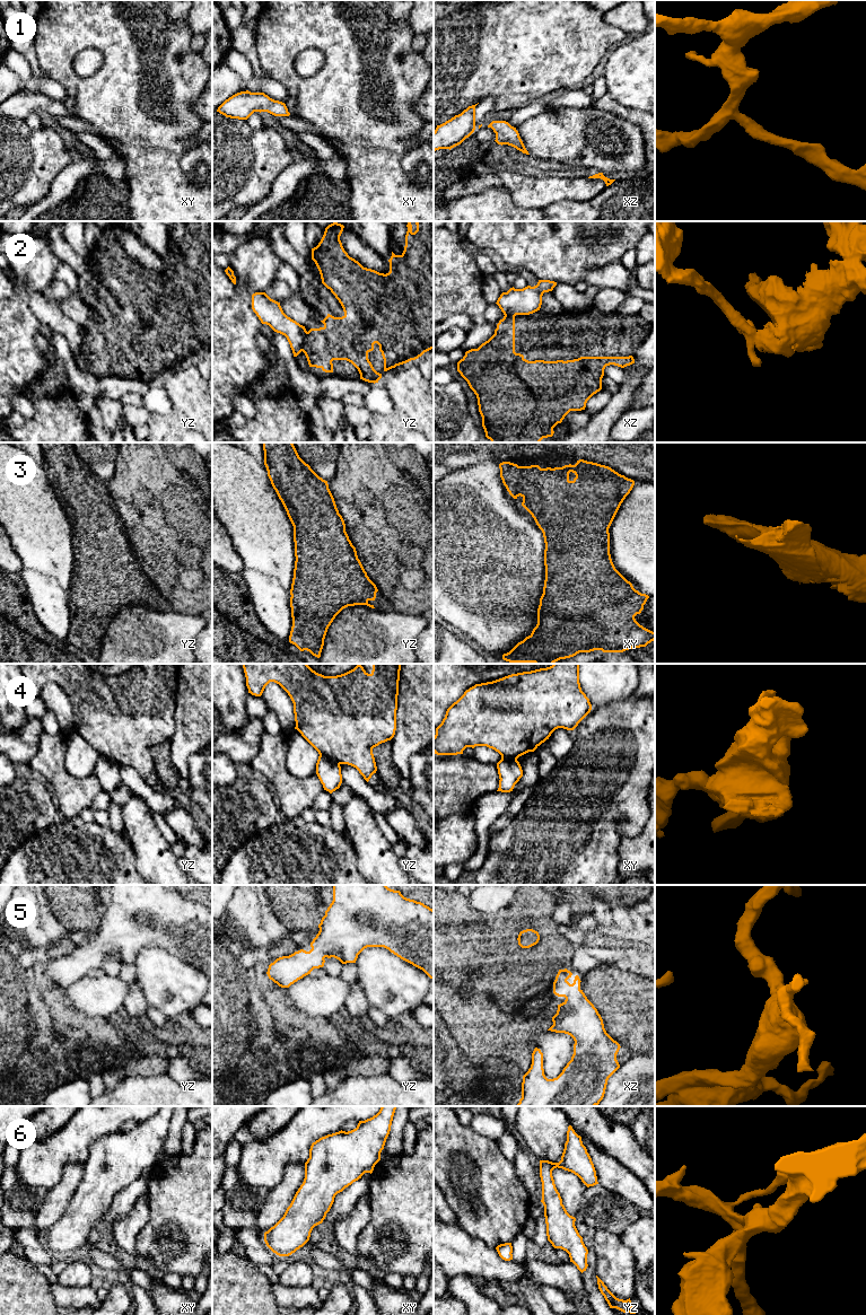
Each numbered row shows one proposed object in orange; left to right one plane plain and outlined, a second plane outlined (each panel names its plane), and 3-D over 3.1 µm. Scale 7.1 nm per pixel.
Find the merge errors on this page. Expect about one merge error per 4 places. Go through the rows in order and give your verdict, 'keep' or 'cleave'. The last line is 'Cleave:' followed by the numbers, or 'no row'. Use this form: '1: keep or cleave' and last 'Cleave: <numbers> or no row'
1: keep
2: cleave
3: keep
4: cleave
5: keep
6: keep
Cleave: 2, 4

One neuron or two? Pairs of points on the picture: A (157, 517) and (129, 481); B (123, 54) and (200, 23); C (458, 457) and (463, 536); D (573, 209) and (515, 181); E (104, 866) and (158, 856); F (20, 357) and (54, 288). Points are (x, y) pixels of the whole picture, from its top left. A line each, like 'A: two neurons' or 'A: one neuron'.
A: one neuron
B: two neurons
C: two neurons
D: two neurons
E: two neurons
F: two neurons

